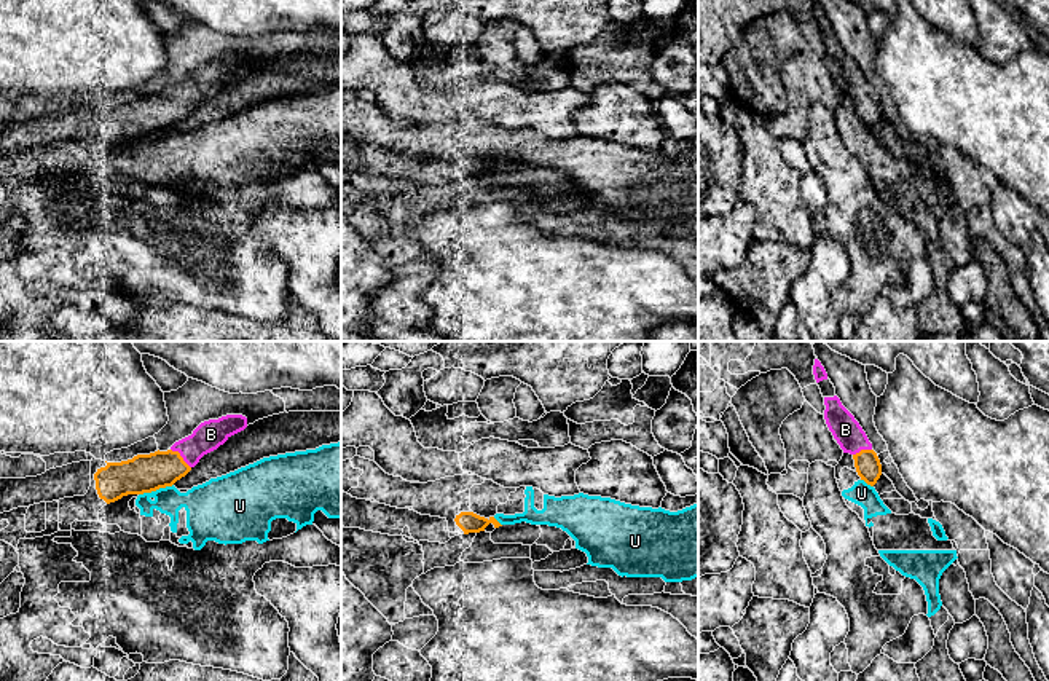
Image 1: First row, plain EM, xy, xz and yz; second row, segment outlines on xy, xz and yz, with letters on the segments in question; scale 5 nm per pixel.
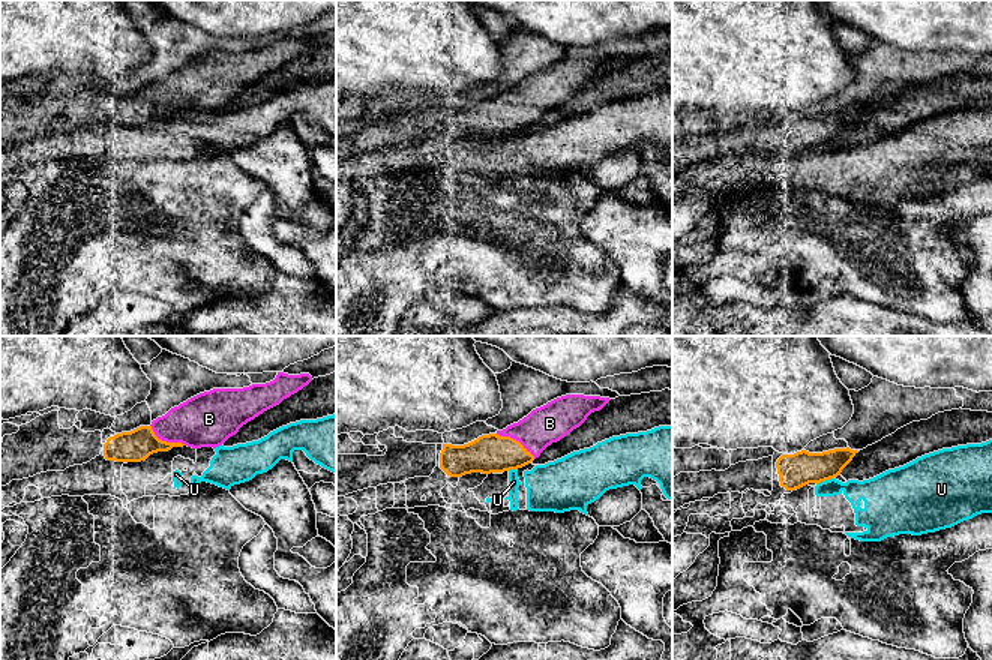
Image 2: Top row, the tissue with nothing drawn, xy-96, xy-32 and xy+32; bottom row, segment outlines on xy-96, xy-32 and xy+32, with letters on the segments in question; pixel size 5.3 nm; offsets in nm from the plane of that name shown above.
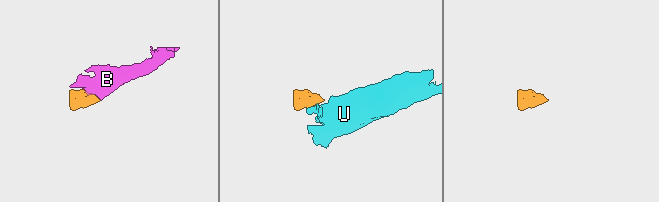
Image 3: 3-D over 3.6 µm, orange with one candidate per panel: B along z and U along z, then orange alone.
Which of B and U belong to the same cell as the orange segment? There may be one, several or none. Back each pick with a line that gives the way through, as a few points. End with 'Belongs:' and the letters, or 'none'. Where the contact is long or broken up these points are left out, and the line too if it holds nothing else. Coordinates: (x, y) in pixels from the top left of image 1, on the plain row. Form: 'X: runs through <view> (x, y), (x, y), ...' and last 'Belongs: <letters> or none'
B: runs through xy (142, 117), (168, 110), (180, 99), (211, 77)
Belongs: B

